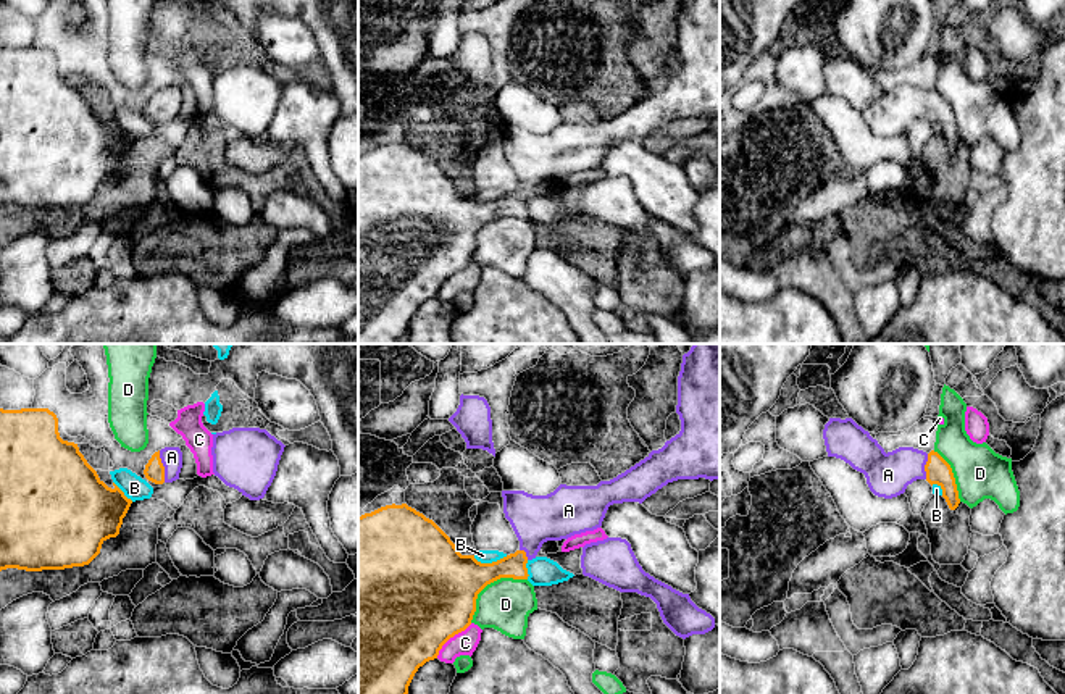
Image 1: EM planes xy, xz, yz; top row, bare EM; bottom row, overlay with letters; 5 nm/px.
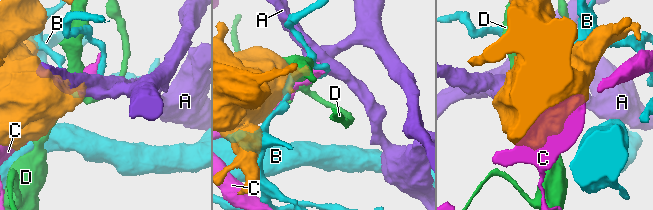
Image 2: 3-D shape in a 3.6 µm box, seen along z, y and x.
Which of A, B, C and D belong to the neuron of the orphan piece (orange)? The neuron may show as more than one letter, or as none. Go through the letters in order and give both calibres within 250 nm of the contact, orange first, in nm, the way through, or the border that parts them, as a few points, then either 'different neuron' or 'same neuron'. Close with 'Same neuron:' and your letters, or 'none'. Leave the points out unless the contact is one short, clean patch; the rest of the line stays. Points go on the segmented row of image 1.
A: 100 nm thick on the orange side, 110 nm on the other; runs through xy (154, 472), (163, 467), (171, 457); same neuron
B: 340 nm thick on the orange side, 60 nm on the other; different neuron
C: 500 nm thick on the orange side, 120 nm on the other; different neuron
D: 400 nm thick on the orange side, 260 nm on the other; different neuron
Same neuron: A

